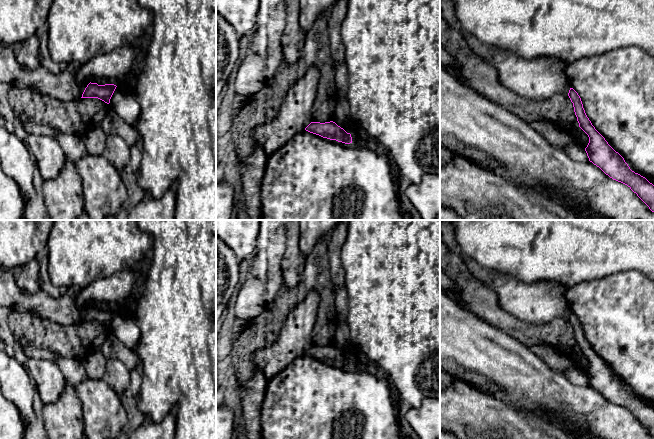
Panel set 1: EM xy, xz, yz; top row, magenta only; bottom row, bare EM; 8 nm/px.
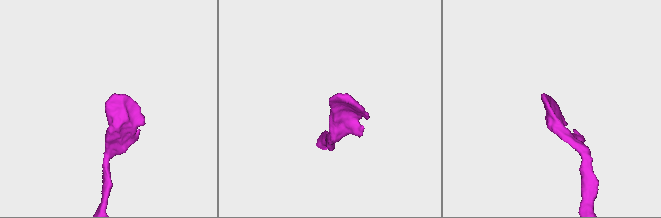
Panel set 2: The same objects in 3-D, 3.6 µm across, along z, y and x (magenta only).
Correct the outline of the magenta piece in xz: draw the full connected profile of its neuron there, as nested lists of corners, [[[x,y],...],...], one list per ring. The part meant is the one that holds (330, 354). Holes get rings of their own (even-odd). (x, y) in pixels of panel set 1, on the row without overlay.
[[[333,345],[325,347],[311,346],[305,354],[330,364],[336,364],[345,368],[352,367],[351,358],[347,357]]]

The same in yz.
[[[570,312],[568,320],[573,327],[579,351],[589,361],[585,372],[589,385],[613,404],[627,409],[654,436],[654,409],[632,395],[624,382],[595,353],[585,337],[580,320],[573,312]]]

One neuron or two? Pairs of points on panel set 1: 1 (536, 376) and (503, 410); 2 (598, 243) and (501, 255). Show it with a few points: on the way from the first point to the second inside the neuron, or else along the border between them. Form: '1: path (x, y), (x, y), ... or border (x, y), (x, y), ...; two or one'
1: border (490, 392), (510, 400), (520, 409), (532, 414); two
2: path (574, 243), (543, 243), (532, 254), (525, 254); one

